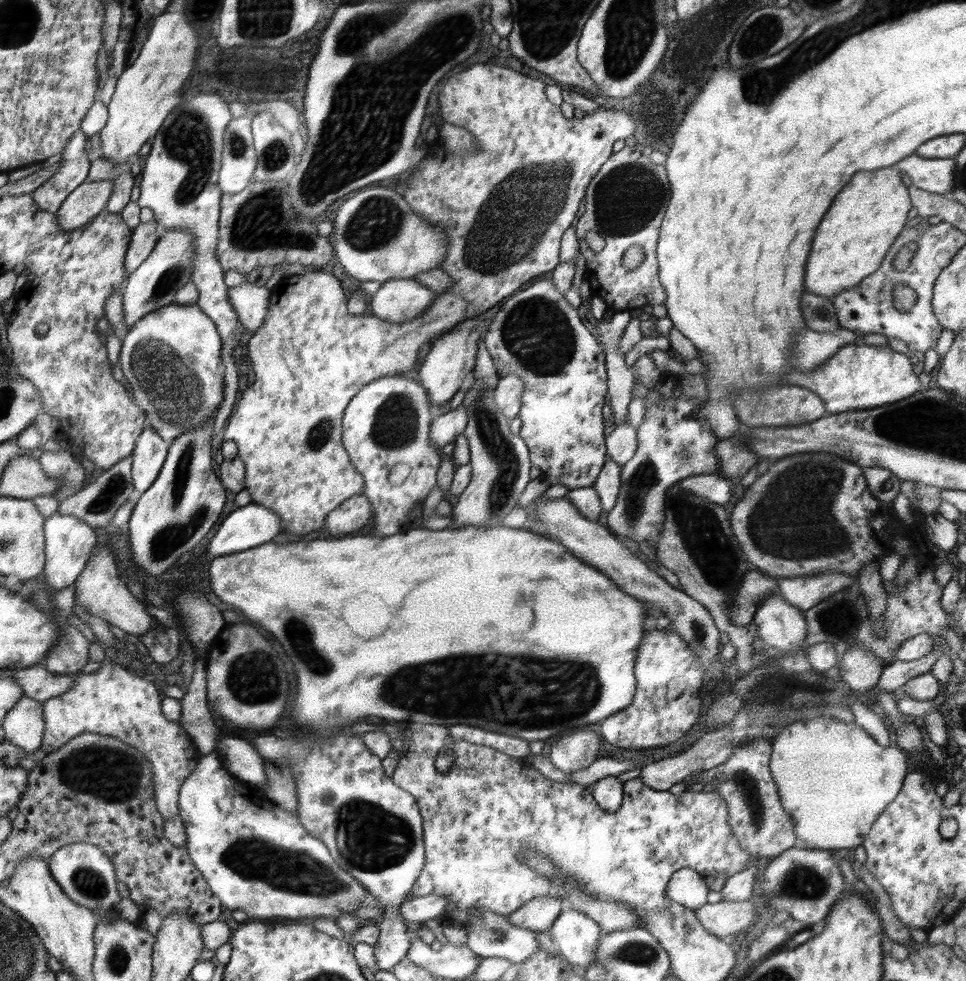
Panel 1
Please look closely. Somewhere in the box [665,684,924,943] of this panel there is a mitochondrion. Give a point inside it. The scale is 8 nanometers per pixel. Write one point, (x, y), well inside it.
(799, 879)

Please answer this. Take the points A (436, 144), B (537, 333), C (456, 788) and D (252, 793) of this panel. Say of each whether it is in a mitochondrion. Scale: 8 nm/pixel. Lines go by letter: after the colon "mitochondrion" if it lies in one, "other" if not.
A: other
B: mitochondrion
C: other
D: other

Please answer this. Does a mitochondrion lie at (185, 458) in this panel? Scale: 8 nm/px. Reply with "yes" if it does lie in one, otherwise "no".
yes

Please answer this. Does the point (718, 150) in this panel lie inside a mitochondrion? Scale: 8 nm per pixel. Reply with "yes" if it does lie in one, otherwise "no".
no

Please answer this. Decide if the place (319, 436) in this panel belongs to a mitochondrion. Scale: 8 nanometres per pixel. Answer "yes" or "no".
yes

